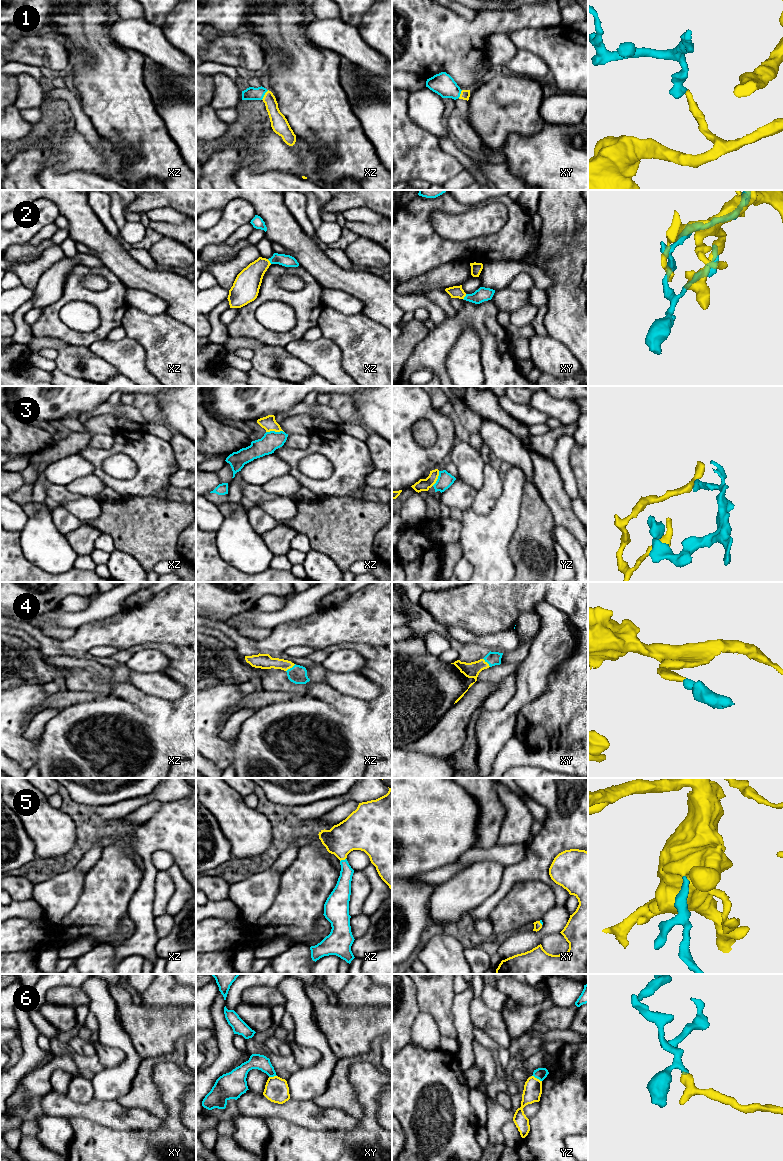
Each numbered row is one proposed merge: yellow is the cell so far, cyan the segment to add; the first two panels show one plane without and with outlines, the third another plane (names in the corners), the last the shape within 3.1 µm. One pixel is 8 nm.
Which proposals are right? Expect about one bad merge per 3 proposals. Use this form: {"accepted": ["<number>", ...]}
{"accepted": ["1", "2", "4", "5"]}

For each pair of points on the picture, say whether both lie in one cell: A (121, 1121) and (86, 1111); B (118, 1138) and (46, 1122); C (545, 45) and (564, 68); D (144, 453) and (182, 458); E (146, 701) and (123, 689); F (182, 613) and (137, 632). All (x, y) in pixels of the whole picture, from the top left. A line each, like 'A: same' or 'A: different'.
A: same
B: different
C: same
D: different
E: same
F: same

